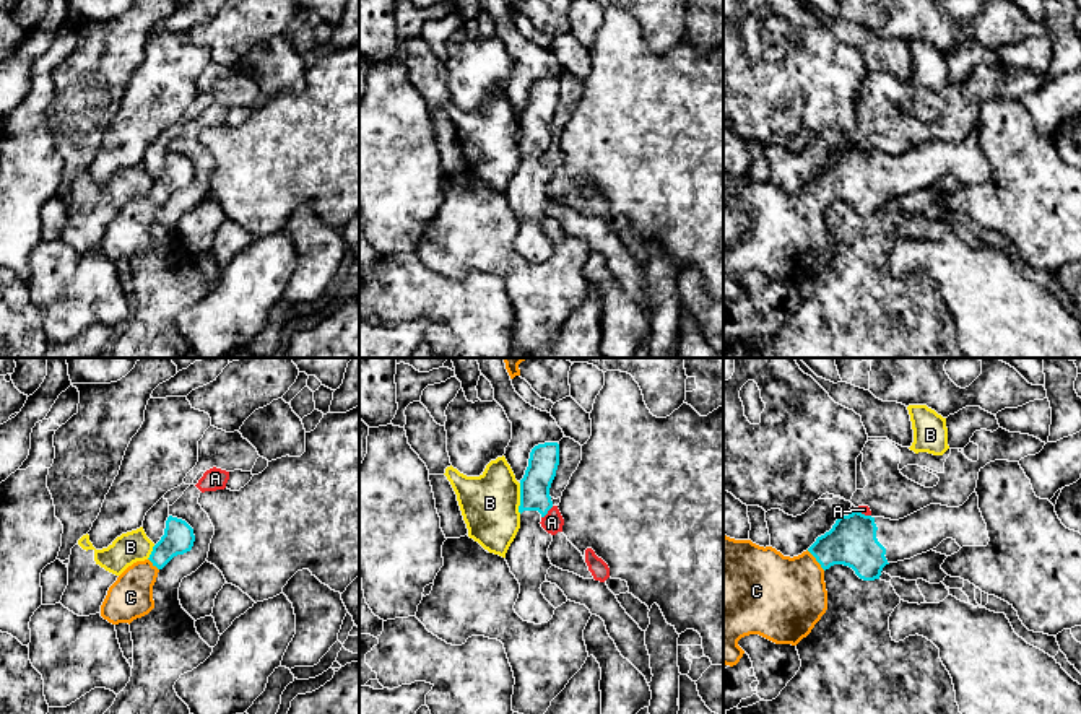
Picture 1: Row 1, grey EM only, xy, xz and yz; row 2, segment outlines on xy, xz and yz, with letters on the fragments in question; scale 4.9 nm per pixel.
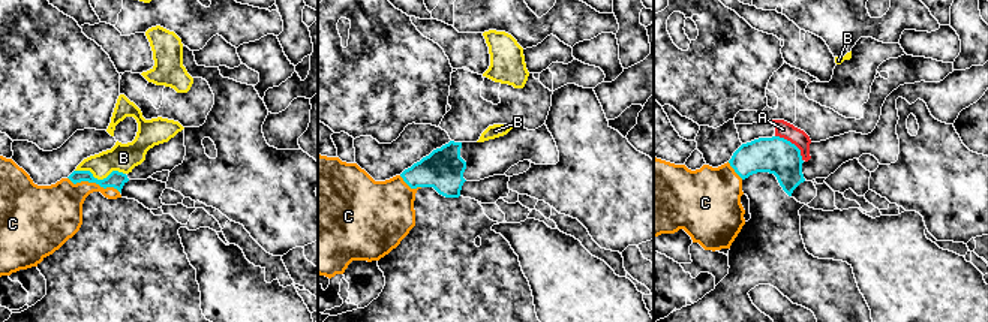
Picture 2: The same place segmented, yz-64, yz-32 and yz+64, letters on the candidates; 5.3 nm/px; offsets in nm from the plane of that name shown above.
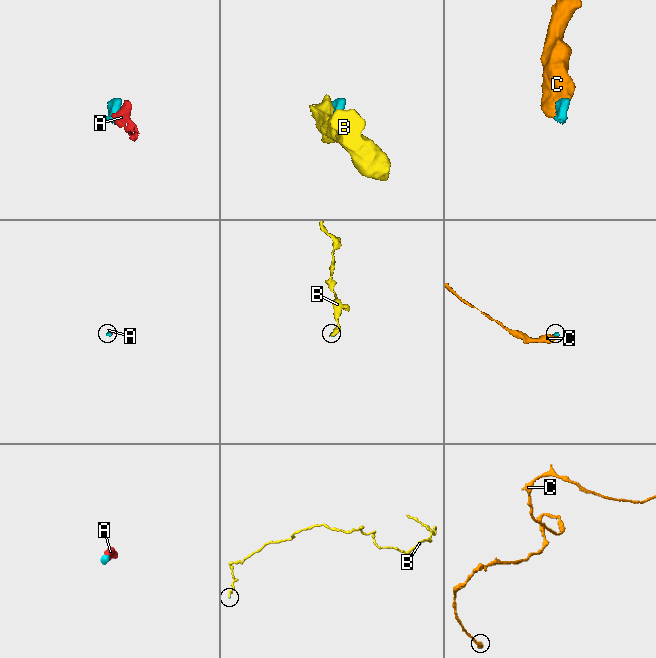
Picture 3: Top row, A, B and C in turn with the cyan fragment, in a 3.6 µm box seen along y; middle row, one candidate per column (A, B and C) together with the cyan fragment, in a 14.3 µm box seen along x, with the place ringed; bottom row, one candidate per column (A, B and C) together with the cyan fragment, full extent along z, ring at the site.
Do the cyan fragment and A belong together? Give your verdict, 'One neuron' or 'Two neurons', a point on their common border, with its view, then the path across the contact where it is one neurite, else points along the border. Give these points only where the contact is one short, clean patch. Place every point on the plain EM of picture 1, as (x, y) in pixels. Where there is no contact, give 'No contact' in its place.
Two neurons. Touches cyan at xz (547, 148). Boundary: xz (553, 142), (542, 153)

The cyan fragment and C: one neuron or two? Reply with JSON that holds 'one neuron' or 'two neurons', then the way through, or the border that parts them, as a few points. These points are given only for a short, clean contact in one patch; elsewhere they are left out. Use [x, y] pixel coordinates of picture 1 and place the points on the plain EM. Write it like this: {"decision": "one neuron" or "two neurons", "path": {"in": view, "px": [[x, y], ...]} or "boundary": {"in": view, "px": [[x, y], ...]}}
{"decision": "one neuron", "path": {"in": "yz", "px": [[852, 178], [833, 182], [816, 195], [782, 233]]}}

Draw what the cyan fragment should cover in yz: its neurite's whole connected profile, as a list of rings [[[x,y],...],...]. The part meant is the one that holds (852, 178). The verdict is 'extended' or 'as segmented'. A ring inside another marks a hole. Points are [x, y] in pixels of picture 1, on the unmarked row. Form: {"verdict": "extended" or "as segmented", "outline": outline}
{"verdict": "extended", "outline": [[[974,127],[959,143],[930,140],[904,155],[871,153],[857,145],[840,151],[832,164],[798,192],[784,192],[772,182],[723,171],[723,299],[736,301],[745,286],[738,276],[759,270],[775,280],[797,281],[827,246],[824,207],[844,200],[863,216],[879,215],[889,198],[910,195],[953,174],[962,182],[987,182],[990,174]]]}

